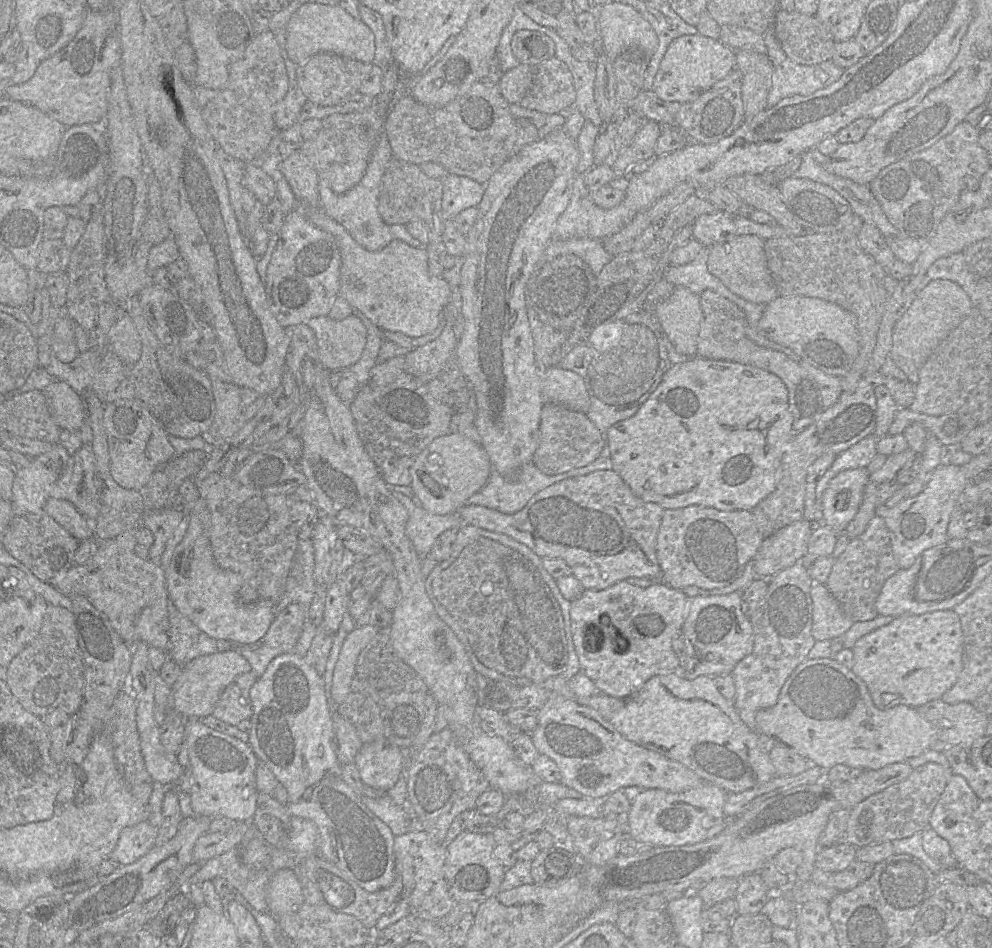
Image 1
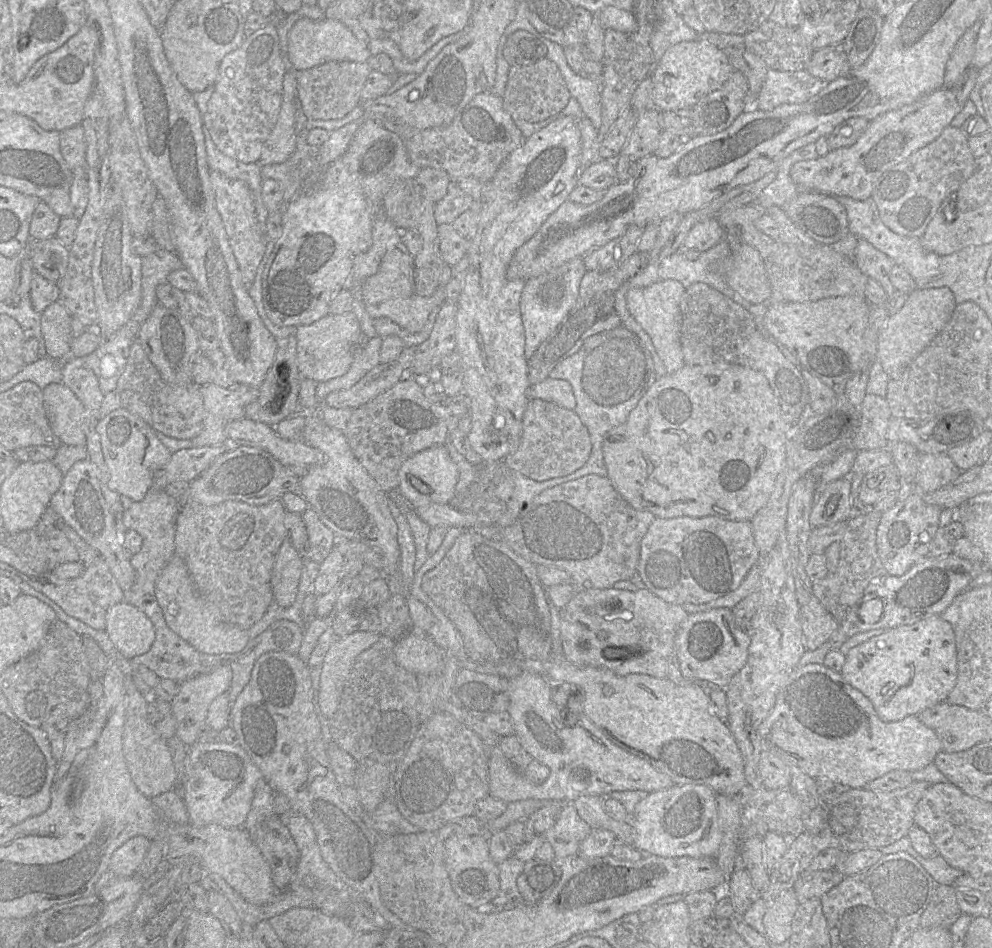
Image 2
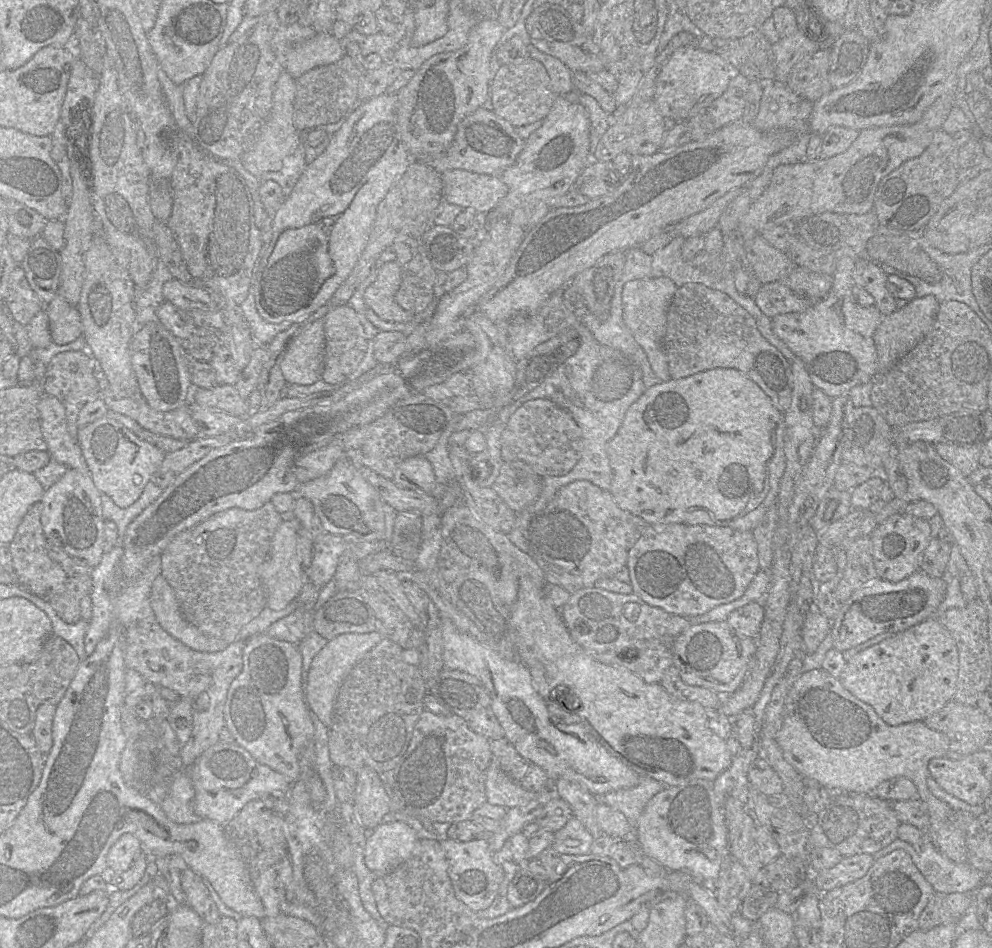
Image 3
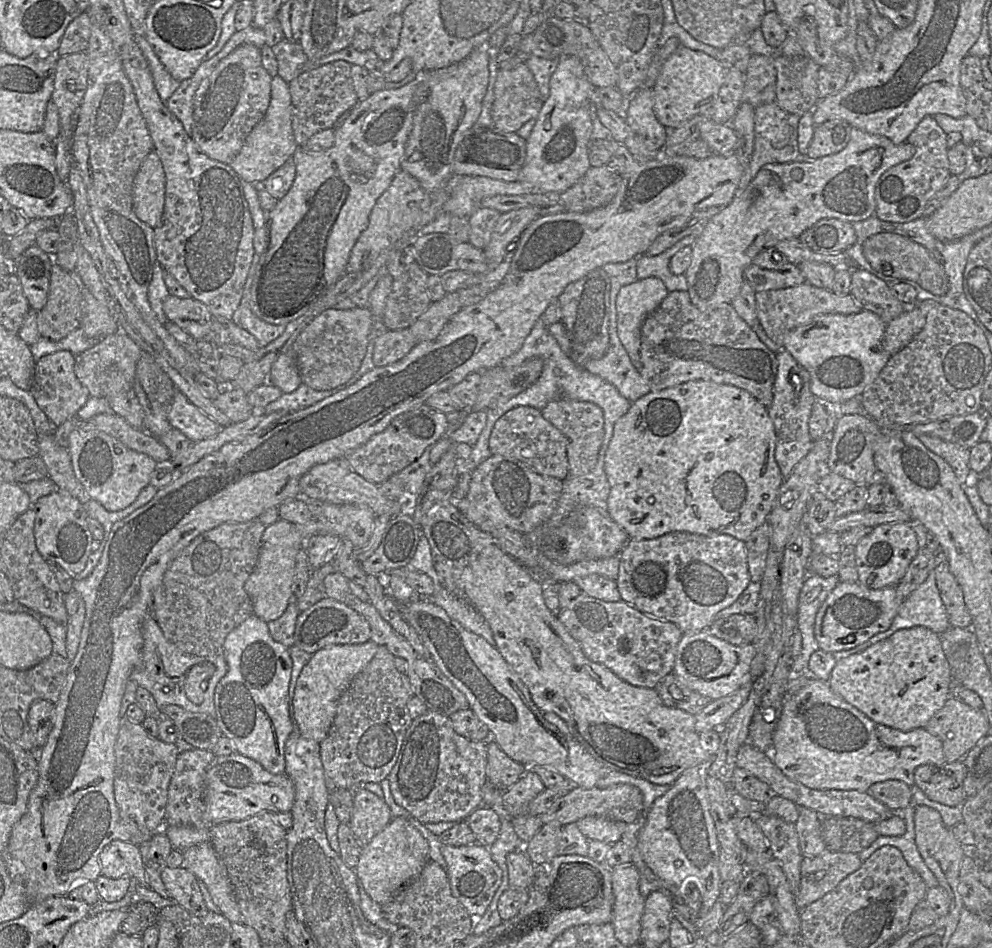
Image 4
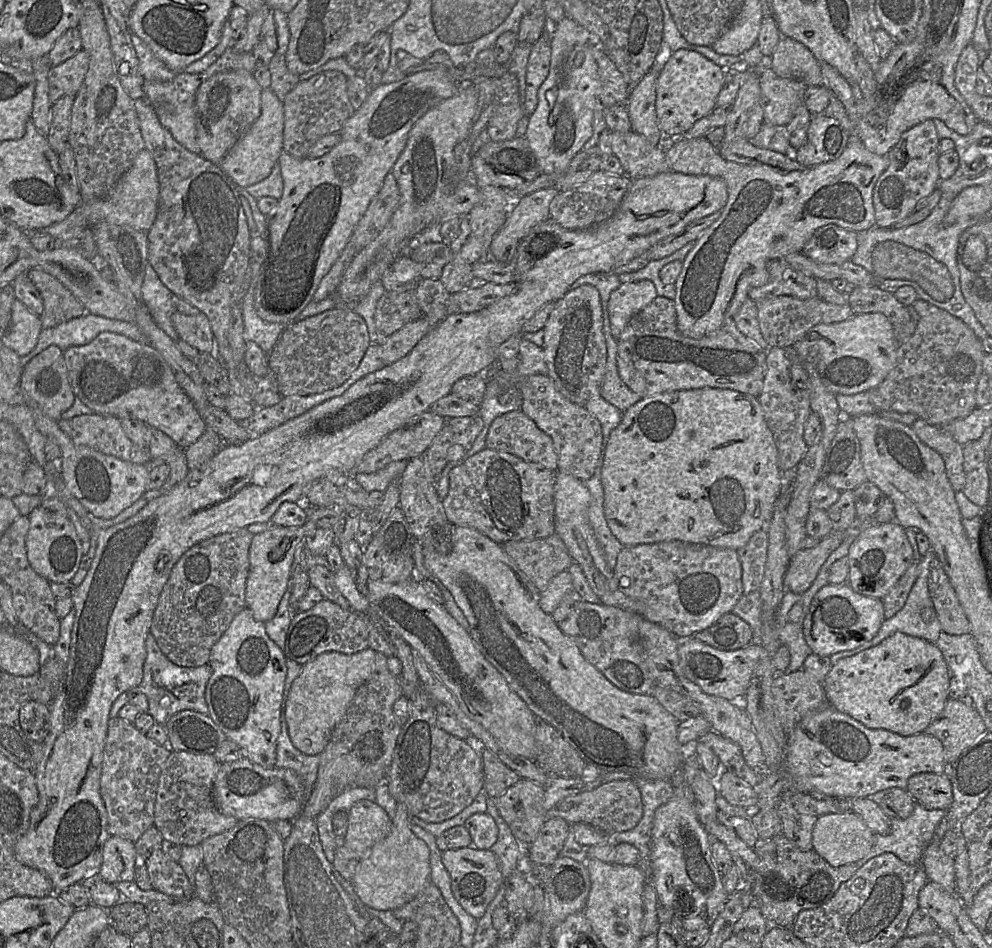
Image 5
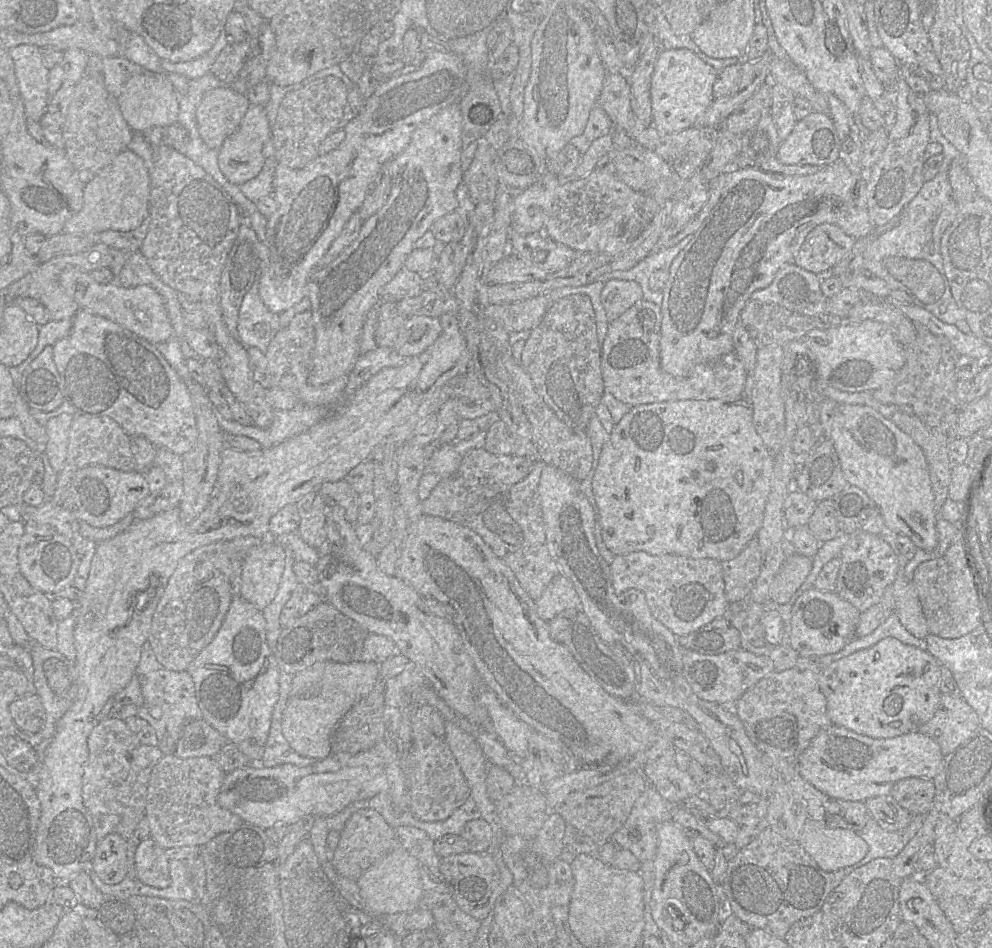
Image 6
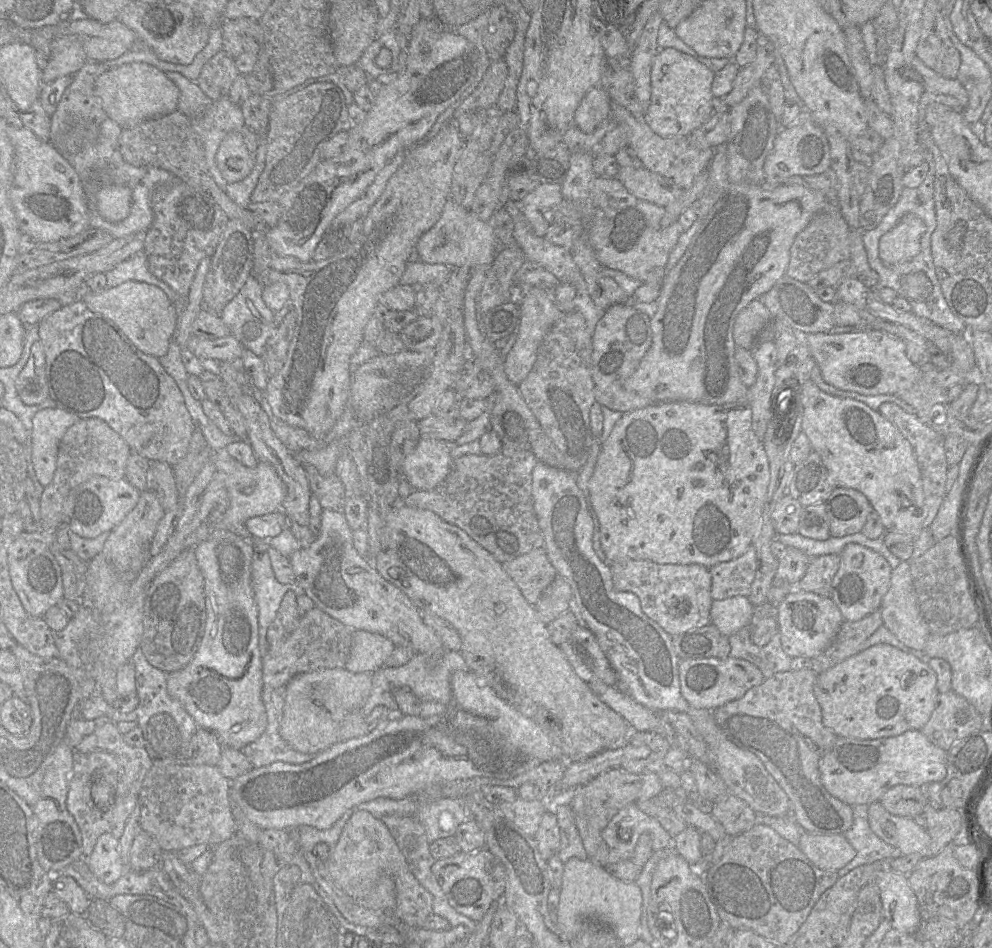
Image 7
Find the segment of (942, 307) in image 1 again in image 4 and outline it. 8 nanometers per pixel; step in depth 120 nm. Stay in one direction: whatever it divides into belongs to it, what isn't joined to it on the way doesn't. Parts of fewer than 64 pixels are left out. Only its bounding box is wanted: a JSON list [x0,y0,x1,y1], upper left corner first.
[883,307,925,355]

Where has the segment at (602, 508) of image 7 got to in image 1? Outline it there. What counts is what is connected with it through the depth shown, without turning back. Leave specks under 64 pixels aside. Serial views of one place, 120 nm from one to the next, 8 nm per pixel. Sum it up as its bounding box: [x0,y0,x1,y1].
[607,357,794,511]

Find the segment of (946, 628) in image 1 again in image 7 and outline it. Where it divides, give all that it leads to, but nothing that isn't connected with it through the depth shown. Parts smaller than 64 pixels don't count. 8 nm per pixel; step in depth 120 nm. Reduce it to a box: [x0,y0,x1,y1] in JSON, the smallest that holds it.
[814,644,937,740]

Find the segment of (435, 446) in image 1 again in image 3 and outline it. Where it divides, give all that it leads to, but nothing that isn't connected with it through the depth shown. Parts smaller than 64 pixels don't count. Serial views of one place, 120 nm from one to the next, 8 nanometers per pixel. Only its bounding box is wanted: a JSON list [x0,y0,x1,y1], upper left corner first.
[392,456,438,494]

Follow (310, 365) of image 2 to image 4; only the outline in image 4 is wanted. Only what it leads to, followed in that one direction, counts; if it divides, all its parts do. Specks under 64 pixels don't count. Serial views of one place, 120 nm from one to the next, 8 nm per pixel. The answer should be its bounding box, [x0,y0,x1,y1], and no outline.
[268,348,302,393]

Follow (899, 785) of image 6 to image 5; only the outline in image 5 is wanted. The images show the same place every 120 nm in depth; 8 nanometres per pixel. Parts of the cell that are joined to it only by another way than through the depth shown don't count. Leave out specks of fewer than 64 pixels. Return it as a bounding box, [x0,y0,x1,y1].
[906,773,953,810]

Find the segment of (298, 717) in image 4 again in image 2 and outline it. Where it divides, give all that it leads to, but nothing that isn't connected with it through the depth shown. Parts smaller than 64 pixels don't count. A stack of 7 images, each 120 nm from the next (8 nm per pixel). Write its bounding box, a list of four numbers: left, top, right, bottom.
[314,631,378,719]

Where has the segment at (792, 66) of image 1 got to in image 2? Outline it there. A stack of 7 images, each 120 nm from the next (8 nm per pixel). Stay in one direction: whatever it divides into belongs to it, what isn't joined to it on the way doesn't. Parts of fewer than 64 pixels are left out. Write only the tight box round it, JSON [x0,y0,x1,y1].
[748,69,827,111]

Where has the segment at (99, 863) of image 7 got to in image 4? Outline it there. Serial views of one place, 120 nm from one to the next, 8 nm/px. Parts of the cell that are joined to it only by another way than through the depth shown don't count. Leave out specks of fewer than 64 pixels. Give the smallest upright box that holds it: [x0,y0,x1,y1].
[99,840,147,885]

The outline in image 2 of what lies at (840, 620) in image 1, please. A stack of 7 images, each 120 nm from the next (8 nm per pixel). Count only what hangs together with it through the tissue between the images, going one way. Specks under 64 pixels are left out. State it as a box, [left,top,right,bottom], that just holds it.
[800,596,839,651]

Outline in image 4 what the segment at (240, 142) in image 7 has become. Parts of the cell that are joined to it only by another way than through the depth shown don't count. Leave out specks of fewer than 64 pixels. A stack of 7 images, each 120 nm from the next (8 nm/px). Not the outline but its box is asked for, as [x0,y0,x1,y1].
[230,75,301,184]

